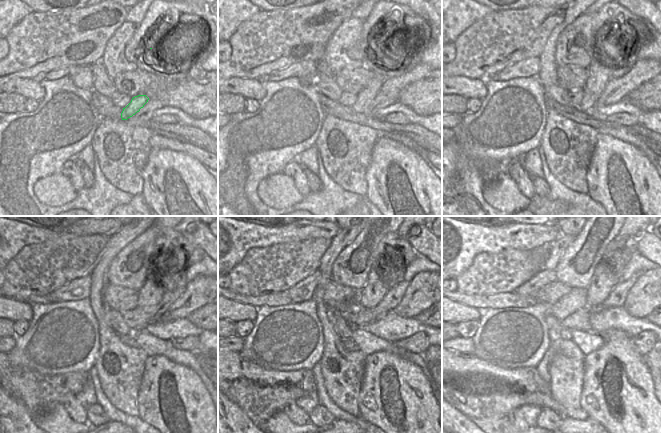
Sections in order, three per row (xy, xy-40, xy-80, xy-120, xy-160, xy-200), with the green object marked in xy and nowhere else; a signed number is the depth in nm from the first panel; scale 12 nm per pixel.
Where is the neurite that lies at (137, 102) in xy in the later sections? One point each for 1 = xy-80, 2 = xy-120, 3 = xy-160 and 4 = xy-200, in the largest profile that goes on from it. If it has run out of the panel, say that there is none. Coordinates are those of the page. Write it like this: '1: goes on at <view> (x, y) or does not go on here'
1: goes on at xy-80 (599, 75)
2: goes on at xy-120 (150, 294)
3: goes on at xy-160 (374, 291)
4: goes on at xy-200 (604, 279)

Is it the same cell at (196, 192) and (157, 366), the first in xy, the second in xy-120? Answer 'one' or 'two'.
one

